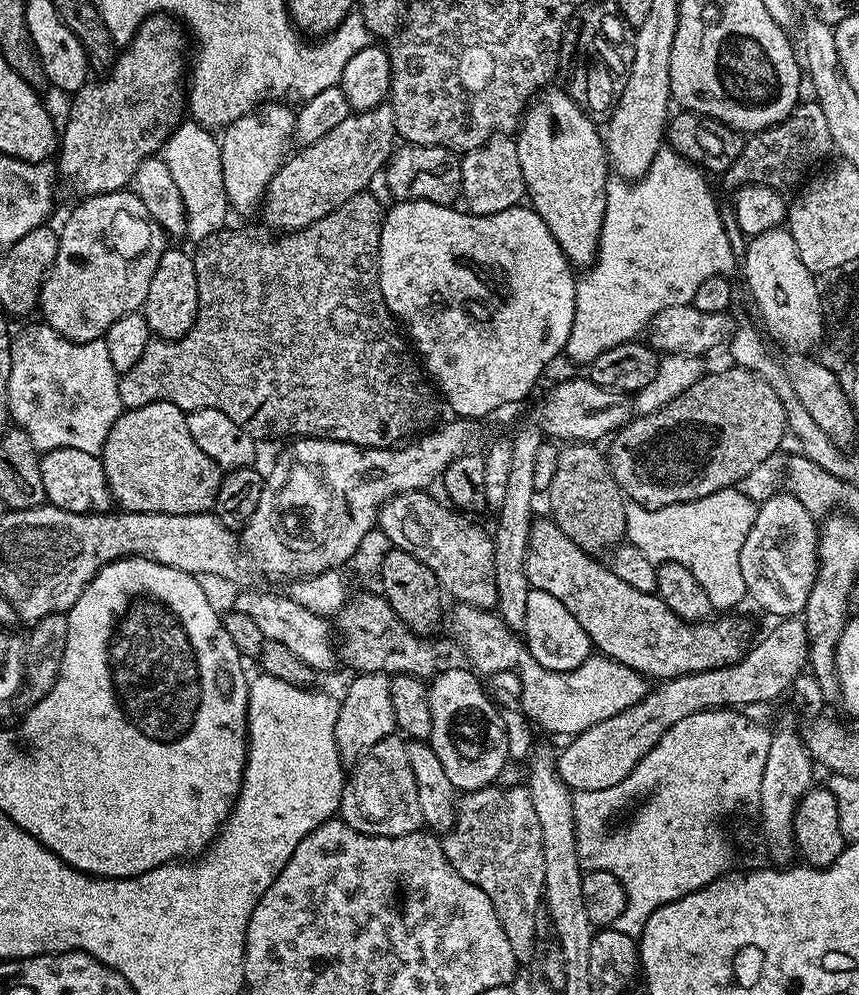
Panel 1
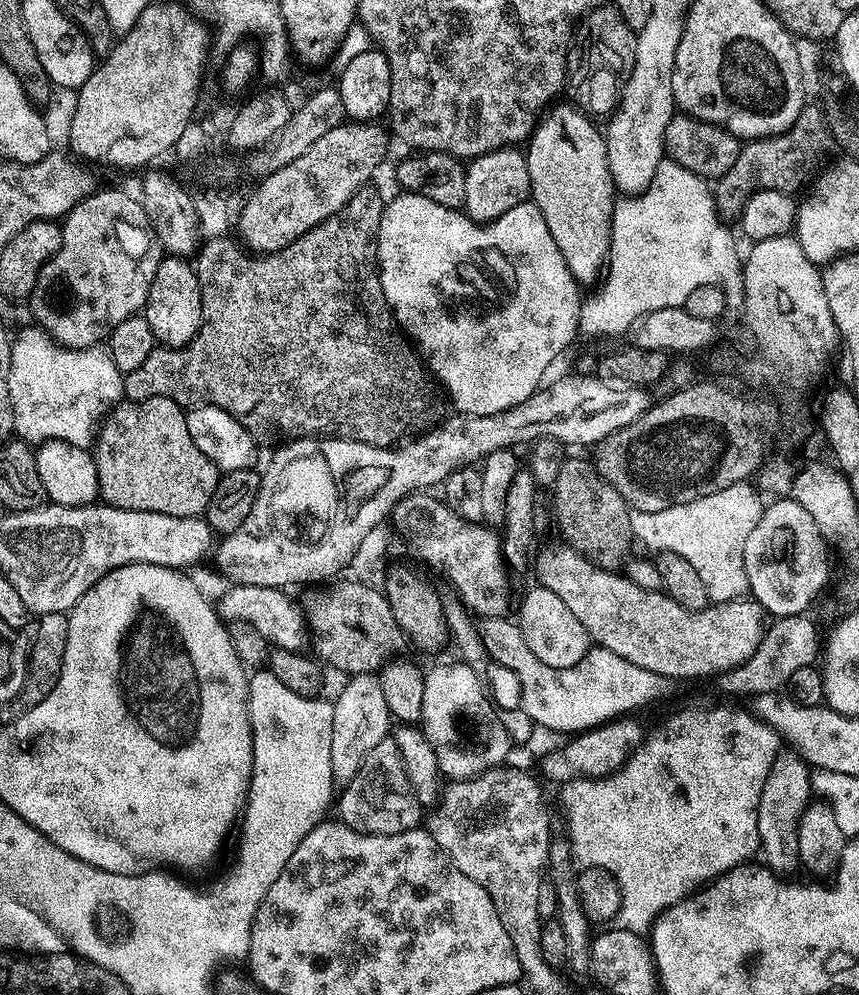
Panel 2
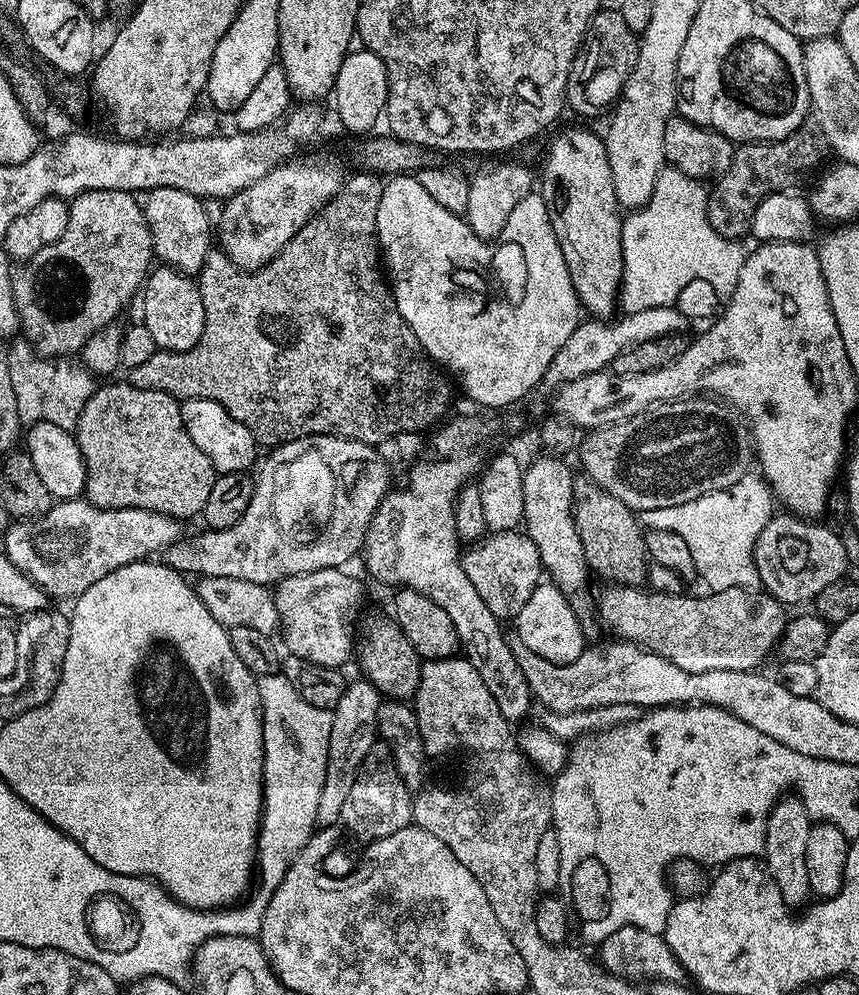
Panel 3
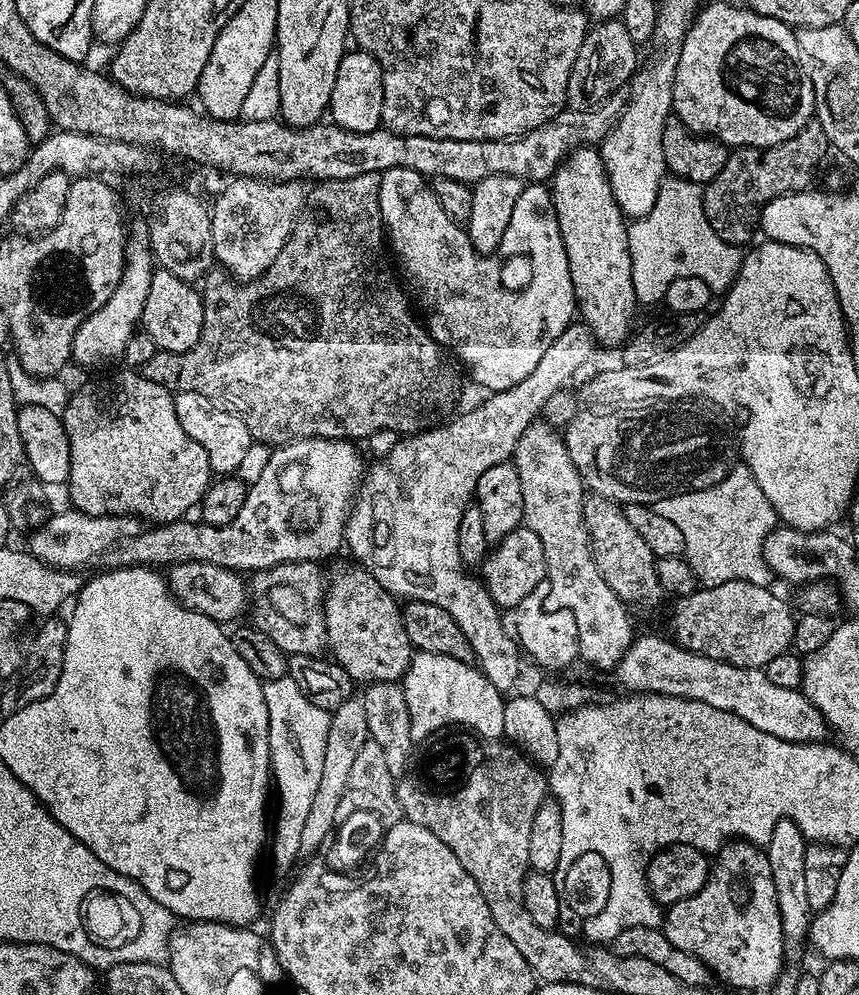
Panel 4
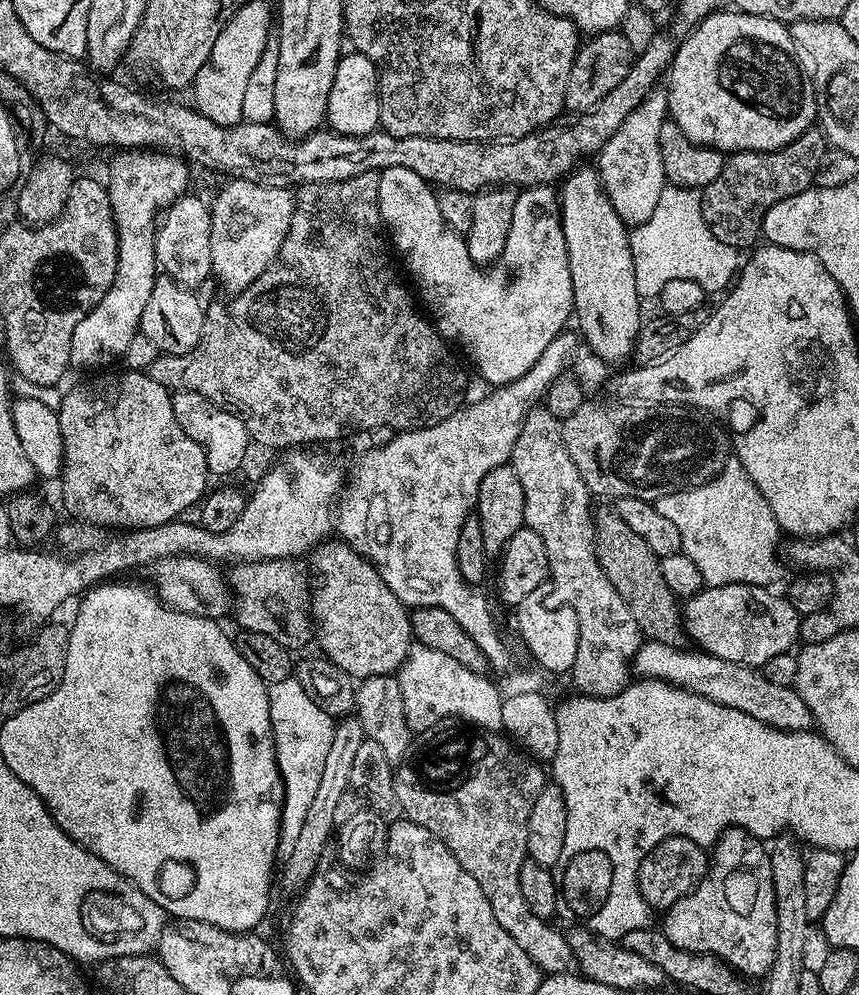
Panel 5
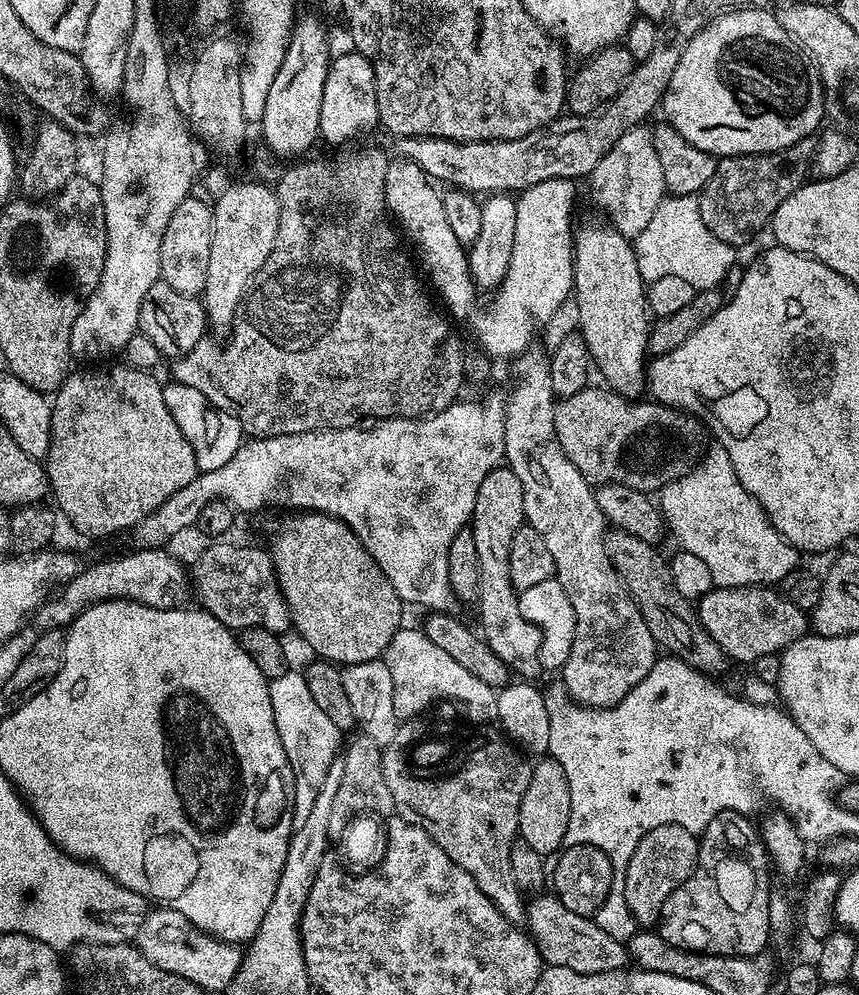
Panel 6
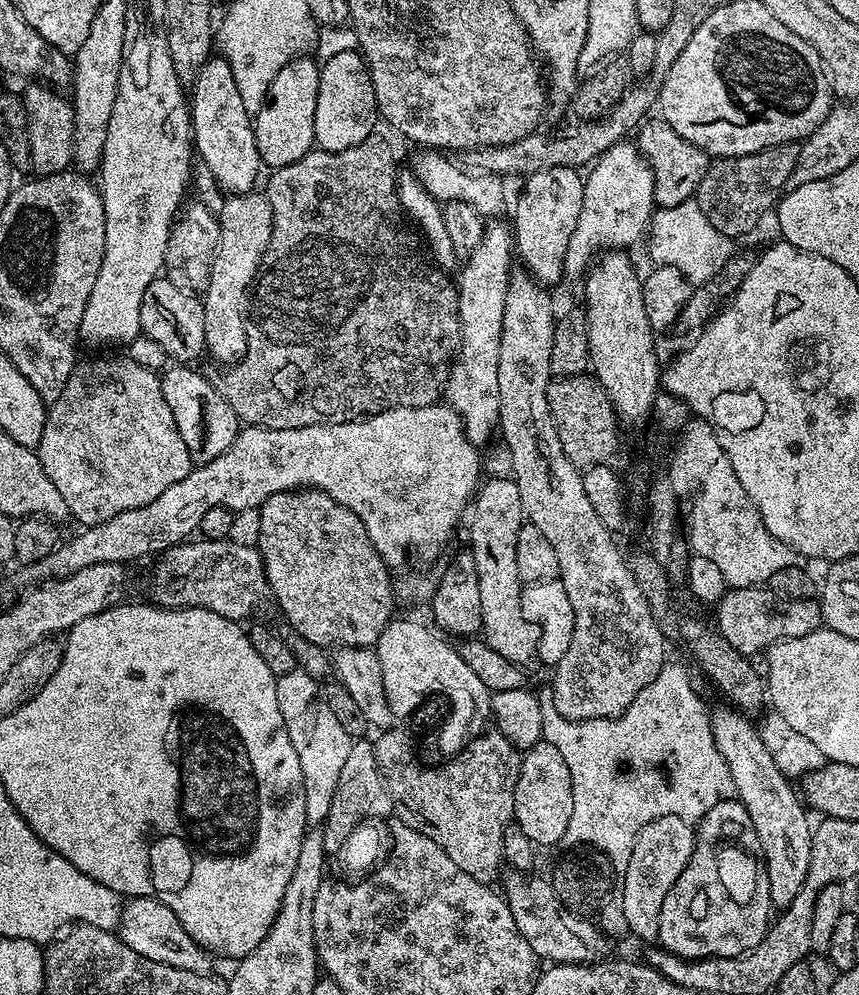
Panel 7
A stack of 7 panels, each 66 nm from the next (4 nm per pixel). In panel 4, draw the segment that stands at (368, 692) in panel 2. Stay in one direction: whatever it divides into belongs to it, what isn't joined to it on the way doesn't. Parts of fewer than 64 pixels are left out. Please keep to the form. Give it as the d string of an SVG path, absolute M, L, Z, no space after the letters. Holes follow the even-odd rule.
M351 698L346 700L332 712L330 734L326 738L326 758L322 762L322 782L318 782L318 790L314 794L314 803L310 805L310 814L306 818L306 823L302 825L301 853L319 853L325 847L329 837L333 835L338 824L338 802L342 802L346 782L350 782L350 769L354 766L354 758L357 757L358 750L362 750L362 746L368 739L370 737L366 724L366 706L363 699Z

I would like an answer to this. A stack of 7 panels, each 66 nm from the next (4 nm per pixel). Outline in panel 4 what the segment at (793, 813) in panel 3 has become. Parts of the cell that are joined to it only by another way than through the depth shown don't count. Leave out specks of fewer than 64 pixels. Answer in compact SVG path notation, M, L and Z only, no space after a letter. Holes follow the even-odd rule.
M780 820L774 826L774 834L770 834L770 842L766 845L770 870L774 878L774 890L778 902L778 914L782 918L782 934L784 946L789 961L796 960L800 956L800 947L808 936L808 927L814 920L814 914L810 910L810 902L806 895L806 850L808 844L805 841L802 830L794 821Z

